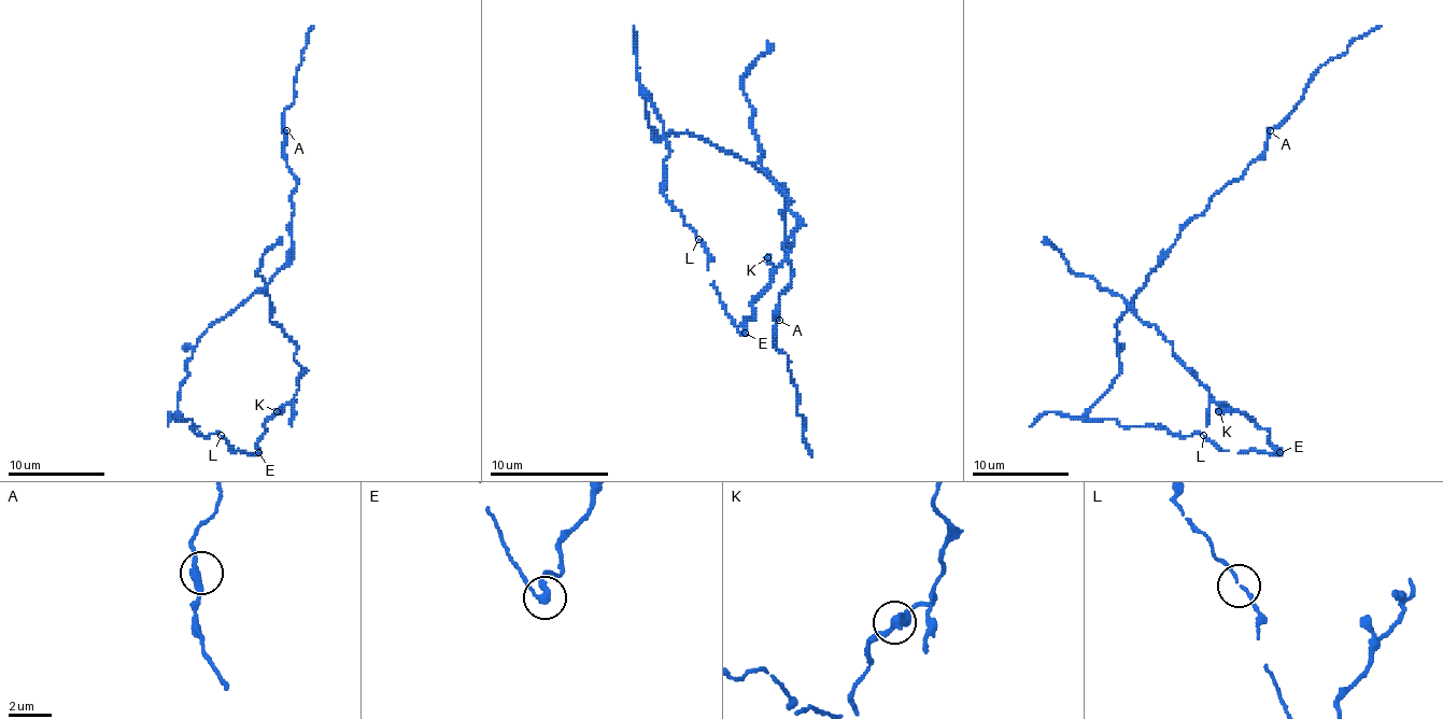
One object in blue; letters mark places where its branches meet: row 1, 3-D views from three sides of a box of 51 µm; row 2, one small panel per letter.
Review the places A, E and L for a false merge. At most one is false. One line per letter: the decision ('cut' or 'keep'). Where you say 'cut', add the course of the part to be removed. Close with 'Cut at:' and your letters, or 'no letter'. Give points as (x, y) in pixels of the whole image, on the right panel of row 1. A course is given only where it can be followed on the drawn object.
A: keep
E: cut; foreign part runs (1279, 453), (1268, 431), (1214, 399), (1154, 324), (1092, 278), (1078, 276), (1044, 237)
L: keep
Cut at: E

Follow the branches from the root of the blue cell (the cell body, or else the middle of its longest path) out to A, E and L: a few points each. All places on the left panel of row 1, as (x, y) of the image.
A: (185, 419), (178, 392), (197, 339), (257, 293), (292, 249), (296, 179), (284, 155), (286, 130)
E: (185, 419), (192, 419), (192, 424), (197, 426), (192, 428), (197, 434), (218, 434), (234, 453), (257, 453)
L: (185, 419), (192, 419), (192, 424), (197, 426), (192, 428), (197, 434), (221, 436)

